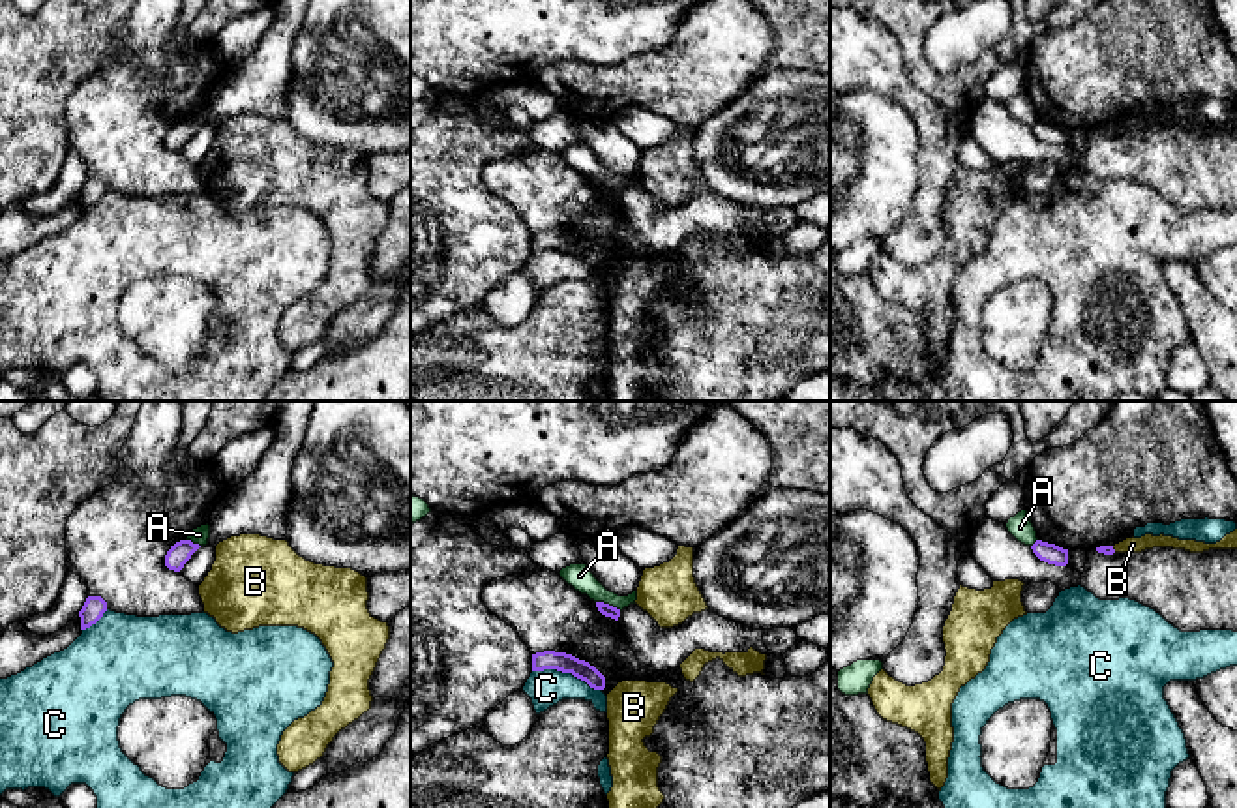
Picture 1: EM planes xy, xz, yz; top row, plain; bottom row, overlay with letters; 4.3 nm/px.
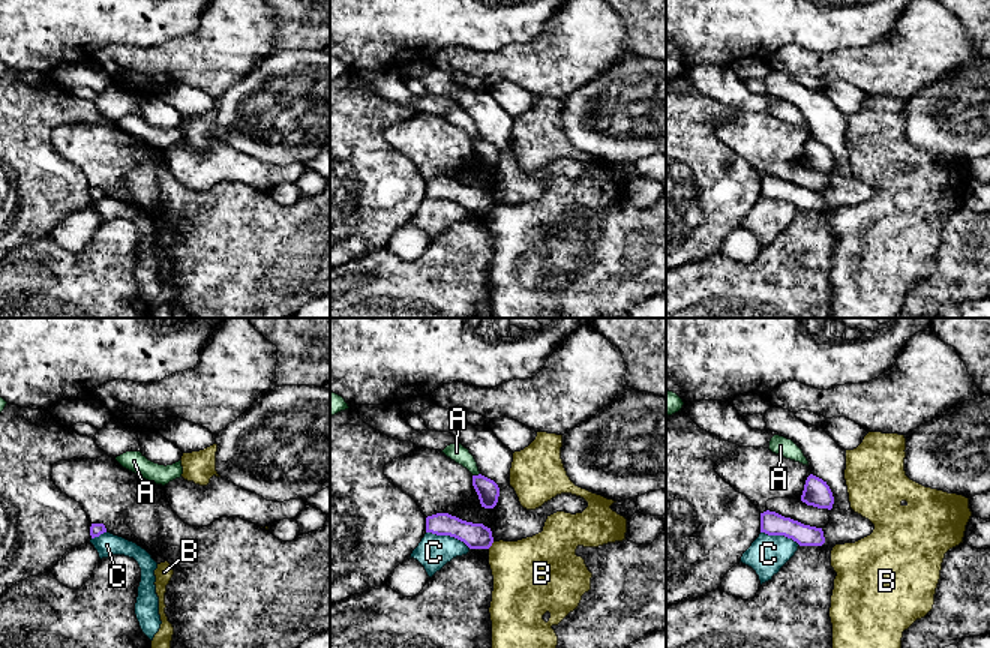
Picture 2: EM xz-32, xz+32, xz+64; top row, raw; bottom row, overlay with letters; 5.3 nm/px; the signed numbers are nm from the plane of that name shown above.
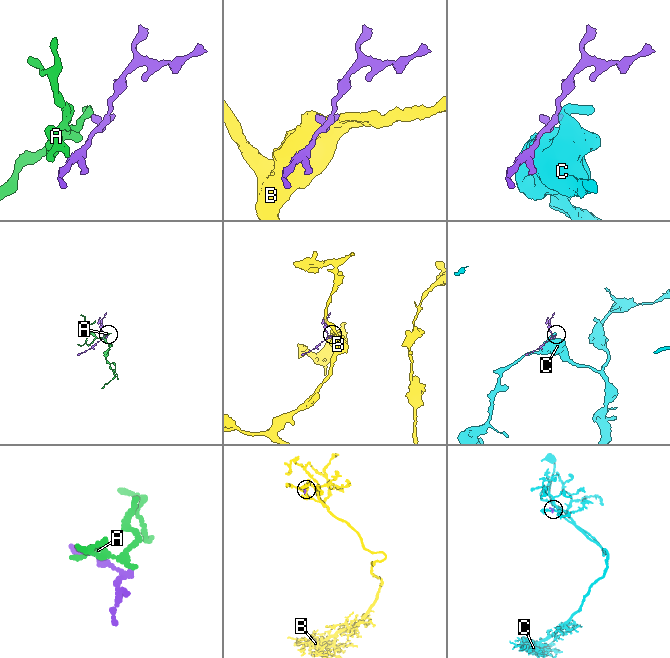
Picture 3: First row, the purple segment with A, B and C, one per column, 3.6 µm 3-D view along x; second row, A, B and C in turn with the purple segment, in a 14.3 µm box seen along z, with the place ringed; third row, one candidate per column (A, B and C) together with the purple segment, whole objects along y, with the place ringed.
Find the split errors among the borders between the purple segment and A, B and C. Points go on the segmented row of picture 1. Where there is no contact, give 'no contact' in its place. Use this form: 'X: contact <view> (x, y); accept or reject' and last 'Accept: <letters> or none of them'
A: contact xz (608, 604); reject
B: contact yz (1114, 550); reject
C: contact xz (566, 672); reject
Accept: none of them

